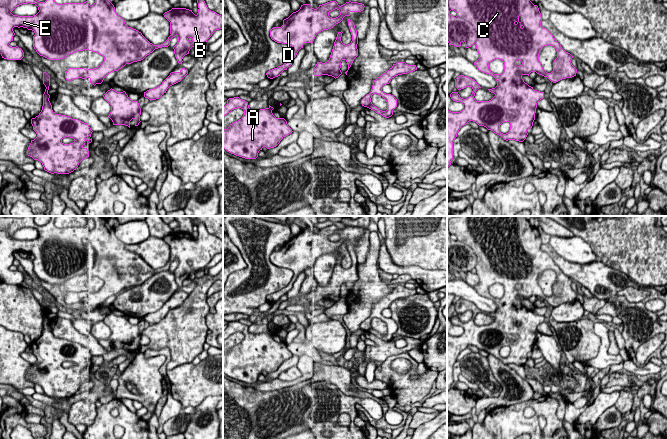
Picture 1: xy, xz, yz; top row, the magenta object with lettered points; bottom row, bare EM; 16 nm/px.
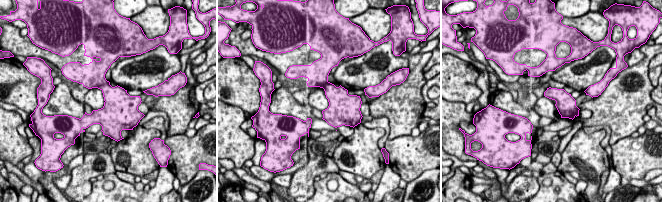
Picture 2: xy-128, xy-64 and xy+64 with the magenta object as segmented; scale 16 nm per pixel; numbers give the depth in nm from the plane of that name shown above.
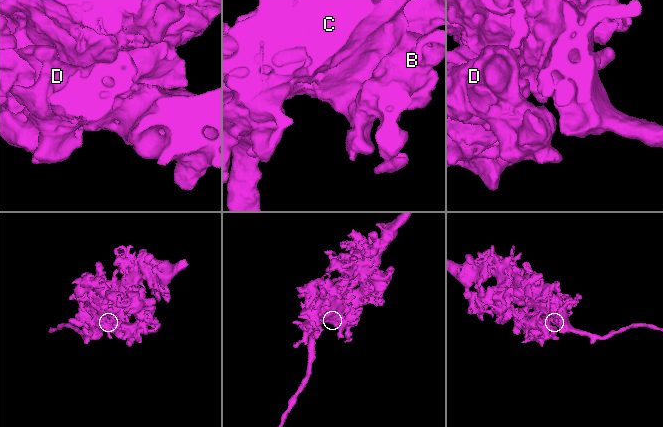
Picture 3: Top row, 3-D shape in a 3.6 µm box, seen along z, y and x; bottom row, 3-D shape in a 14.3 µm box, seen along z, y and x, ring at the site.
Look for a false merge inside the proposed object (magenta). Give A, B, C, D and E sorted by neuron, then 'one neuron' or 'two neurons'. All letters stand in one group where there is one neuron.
groups A B C D E; one neuron

